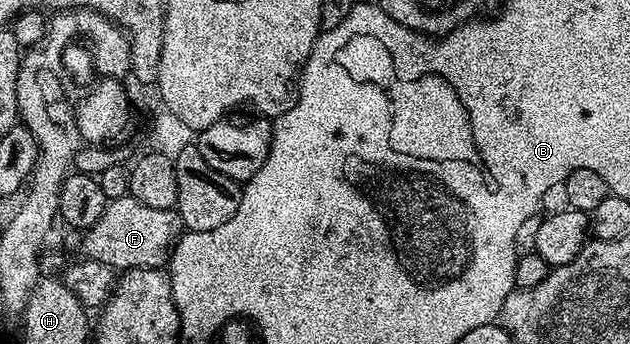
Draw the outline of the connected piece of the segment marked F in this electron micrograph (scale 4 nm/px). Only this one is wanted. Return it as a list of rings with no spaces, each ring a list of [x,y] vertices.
[[[133,195],[110,199],[103,217],[84,232],[81,243],[84,258],[103,261],[103,265],[124,273],[131,269],[161,269],[173,255],[173,247],[183,234],[181,216],[174,209],[150,209]]]

